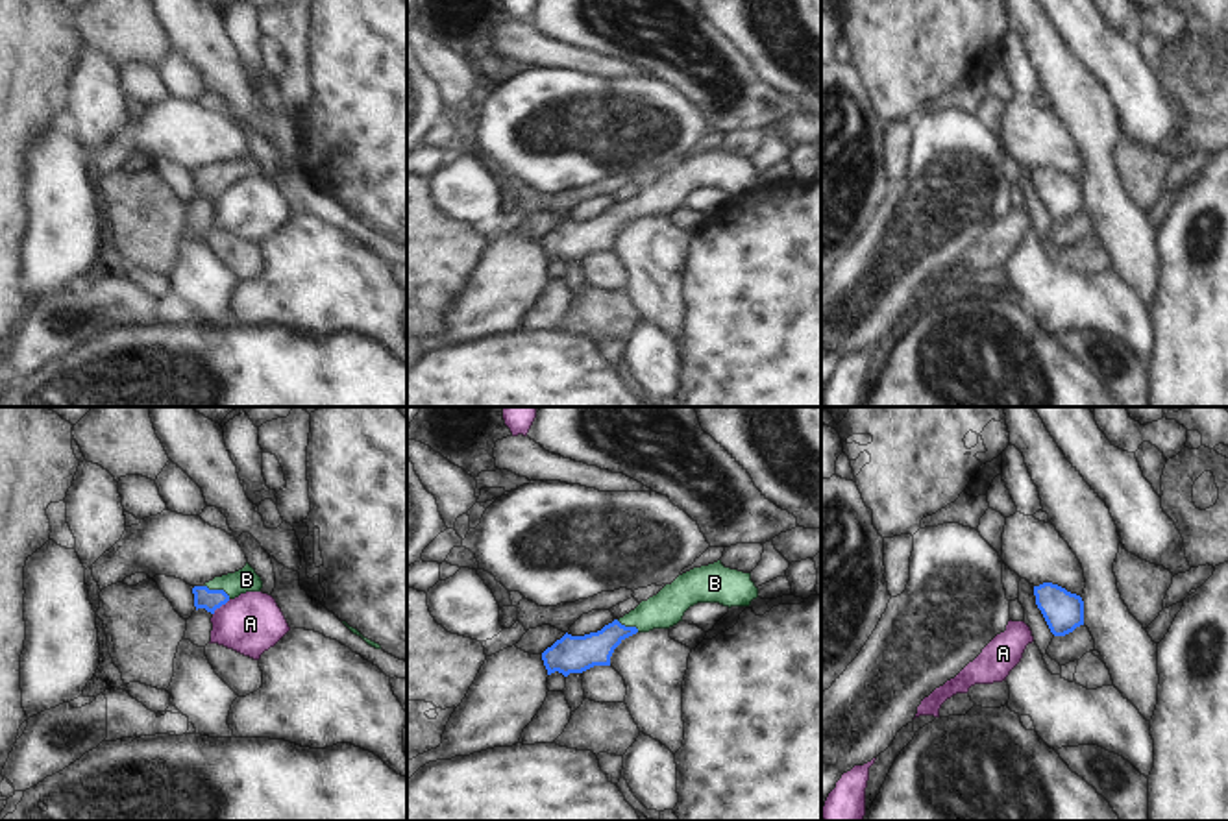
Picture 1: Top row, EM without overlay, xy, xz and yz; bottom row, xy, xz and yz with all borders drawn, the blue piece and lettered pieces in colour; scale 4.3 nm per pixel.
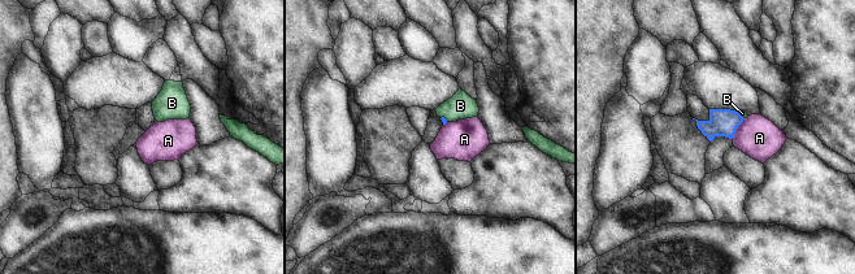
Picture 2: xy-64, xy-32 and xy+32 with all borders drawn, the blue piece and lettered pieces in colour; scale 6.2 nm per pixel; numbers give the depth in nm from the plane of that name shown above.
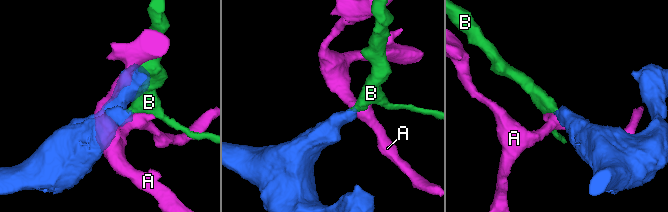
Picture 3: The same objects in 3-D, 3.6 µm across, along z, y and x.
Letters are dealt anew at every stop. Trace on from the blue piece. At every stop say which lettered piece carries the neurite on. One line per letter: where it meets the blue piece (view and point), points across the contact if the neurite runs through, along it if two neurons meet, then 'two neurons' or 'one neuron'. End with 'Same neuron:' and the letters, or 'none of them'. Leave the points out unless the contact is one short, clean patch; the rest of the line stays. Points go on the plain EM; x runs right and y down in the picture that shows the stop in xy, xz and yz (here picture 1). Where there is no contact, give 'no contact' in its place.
A: contact xy (221, 191); border xy (230, 185), (213, 200); two neurons
B: contact xy (217, 176); way xy (204, 183), (217, 176), (246, 165); one neuron
Same neuron: B

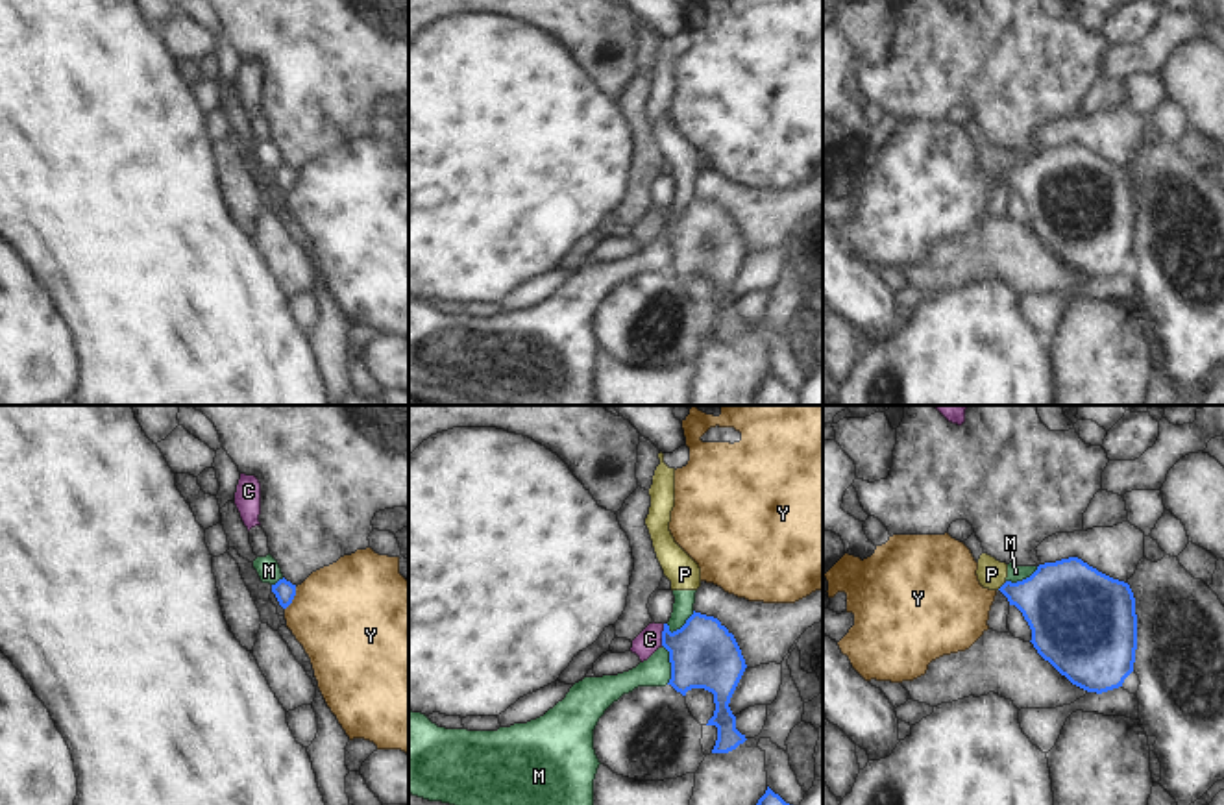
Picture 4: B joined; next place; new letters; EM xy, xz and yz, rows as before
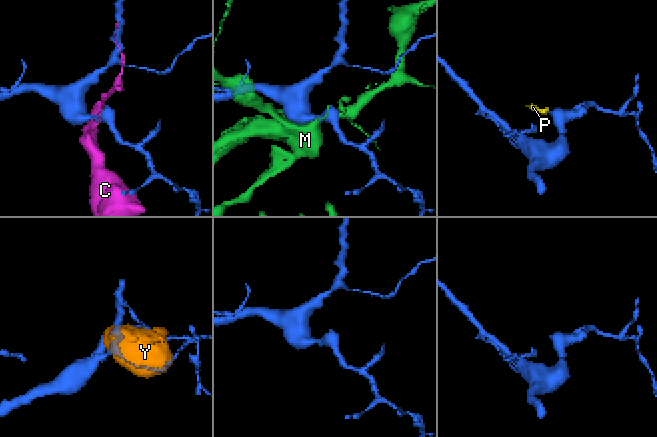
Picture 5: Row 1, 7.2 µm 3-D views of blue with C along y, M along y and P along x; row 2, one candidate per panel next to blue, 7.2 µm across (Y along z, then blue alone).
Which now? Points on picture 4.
C: contact xz (662, 221); two neurons
M: contact xz (672, 250); two neurons
P: contact yz (1003, 171); border yz (1006, 167), (997, 174); two neurons
Y: contact xy (293, 184); two neurons
Same neuron: none of them

